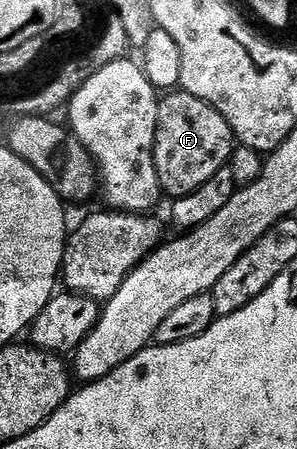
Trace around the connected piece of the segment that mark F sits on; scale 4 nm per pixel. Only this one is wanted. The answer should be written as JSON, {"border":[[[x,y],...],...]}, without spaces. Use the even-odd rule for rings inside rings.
{"border":[[[182,89],[172,90],[160,98],[155,134],[155,168],[164,196],[171,195],[172,200],[177,200],[201,189],[213,173],[230,164],[236,146],[237,140],[225,117],[221,117],[221,113],[205,101]]]}

